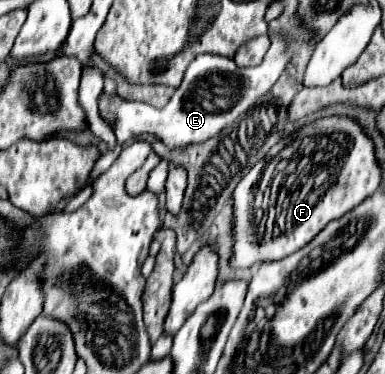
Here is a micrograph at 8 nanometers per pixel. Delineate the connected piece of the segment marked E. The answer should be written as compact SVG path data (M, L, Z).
M273 31L271 33L271 51L265 53L263 61L257 67L245 67L239 69L233 59L229 57L217 57L217 55L199 55L189 69L185 71L181 87L175 91L171 101L163 109L155 109L147 103L135 103L125 101L121 97L99 97L99 109L107 119L115 121L115 135L117 145L115 149L101 155L93 167L93 173L89 173L88 184L93 185L103 171L107 171L115 159L121 153L121 147L125 141L137 137L137 135L153 135L163 145L173 149L183 149L193 143L205 143L207 139L219 135L227 125L231 125L239 115L249 111L257 105L257 101L271 91L271 87L277 83L281 73L291 61L289 45L295 41L295 35Z

